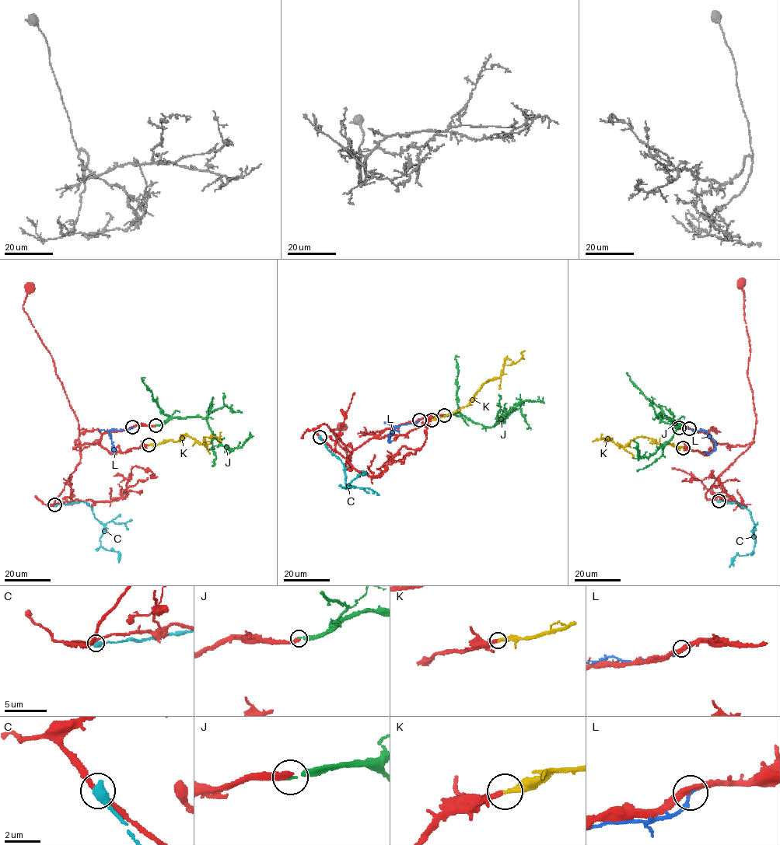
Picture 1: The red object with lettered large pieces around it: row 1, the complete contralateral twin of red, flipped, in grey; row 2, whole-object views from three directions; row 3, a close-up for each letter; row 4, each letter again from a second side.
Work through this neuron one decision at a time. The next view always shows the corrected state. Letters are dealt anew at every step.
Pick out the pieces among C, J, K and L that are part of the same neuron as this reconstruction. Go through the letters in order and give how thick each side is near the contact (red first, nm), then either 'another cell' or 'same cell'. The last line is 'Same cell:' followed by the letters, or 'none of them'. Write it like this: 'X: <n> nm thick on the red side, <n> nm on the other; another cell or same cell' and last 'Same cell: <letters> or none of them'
C: 240 nm thick on the red side, 600 nm on the other; another cell
J: 360 nm thick on the red side, 170 nm on the other; same cell
K: 240 nm thick on the red side, 240 nm on the other; same cell
L: 320 nm thick on the red side, 200 nm on the other; another cell
Same cell: J, K

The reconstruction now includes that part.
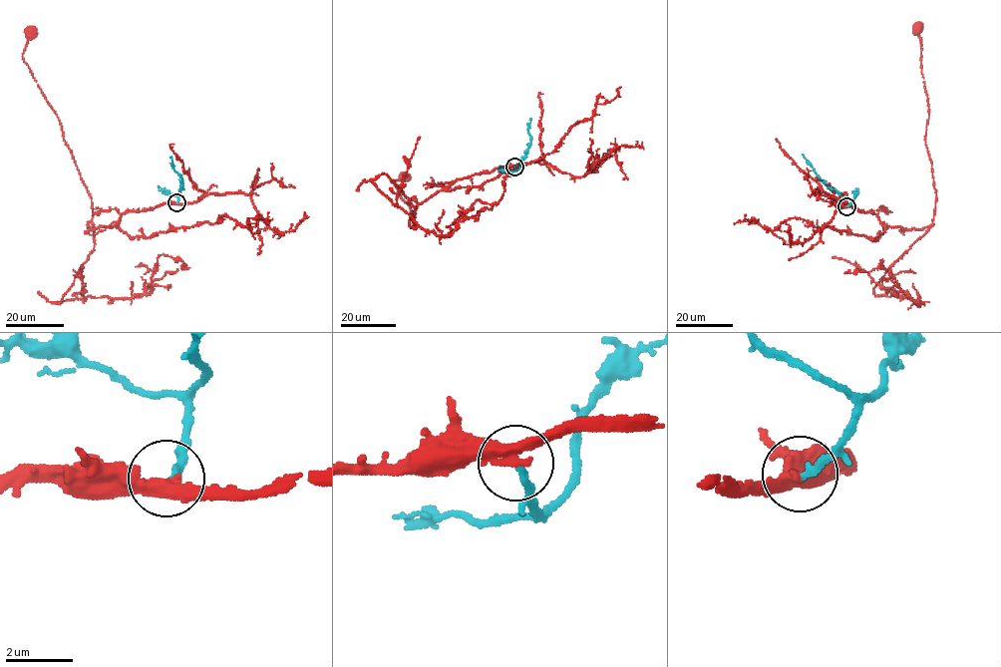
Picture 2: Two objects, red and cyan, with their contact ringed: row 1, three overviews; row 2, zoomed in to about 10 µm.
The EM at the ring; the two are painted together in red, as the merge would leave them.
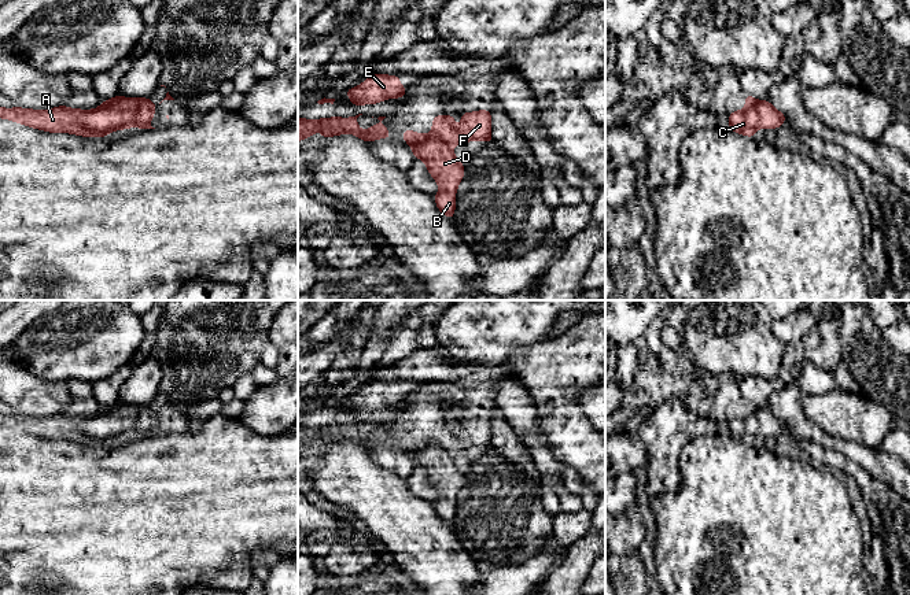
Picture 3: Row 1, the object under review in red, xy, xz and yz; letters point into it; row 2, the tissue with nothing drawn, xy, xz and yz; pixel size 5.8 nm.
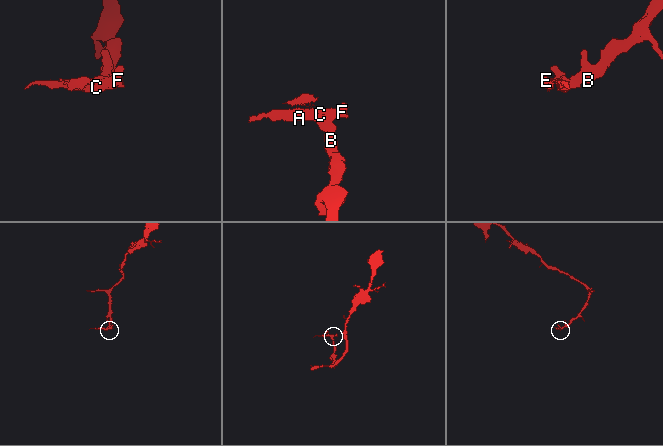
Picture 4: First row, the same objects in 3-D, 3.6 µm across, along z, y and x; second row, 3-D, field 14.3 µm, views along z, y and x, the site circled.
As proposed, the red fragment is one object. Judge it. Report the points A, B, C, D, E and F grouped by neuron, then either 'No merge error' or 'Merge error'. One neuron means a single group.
Groups: A B C D E F. No merge error

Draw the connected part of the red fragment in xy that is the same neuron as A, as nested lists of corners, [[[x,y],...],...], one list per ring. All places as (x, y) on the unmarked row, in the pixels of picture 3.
[[[117,402],[111,407],[102,409],[95,417],[66,413],[43,418],[0,414],[0,425],[49,440],[65,439],[84,444],[106,444],[110,439],[128,437],[130,433],[143,437],[155,436],[150,432],[150,426],[154,425],[156,415],[158,413],[151,410],[151,403],[140,406]]]

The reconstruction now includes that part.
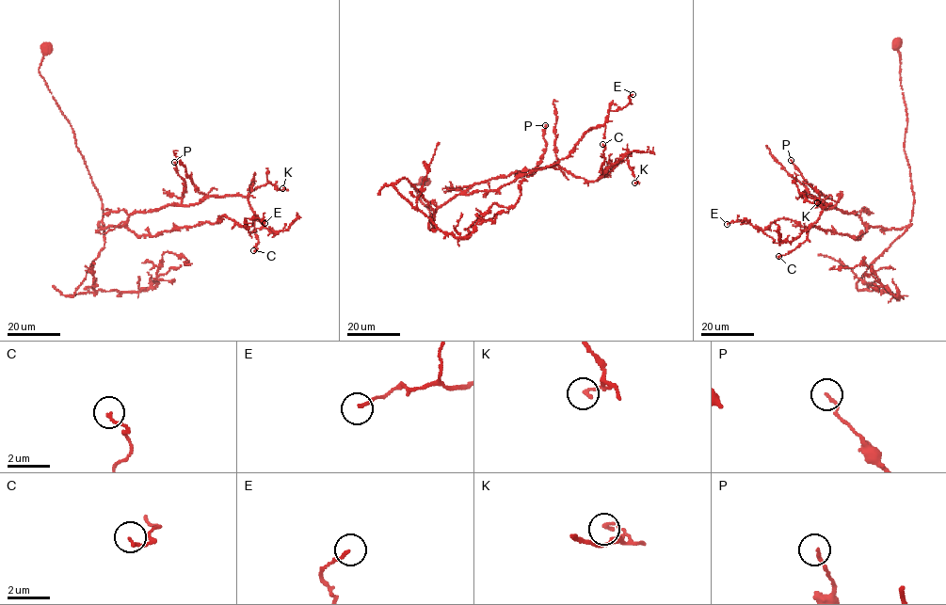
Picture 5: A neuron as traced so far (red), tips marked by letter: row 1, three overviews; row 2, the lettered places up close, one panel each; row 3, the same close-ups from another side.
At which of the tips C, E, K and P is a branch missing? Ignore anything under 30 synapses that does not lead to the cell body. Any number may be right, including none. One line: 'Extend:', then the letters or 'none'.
Extend: none

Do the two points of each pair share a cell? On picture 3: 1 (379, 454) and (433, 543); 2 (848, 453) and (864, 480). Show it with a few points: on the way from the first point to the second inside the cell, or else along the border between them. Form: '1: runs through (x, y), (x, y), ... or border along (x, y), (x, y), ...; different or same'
1: border along (369, 450), (369, 454), (379, 465), (405, 480); different
2: border along (831, 450), (839, 451), (880, 479); different

